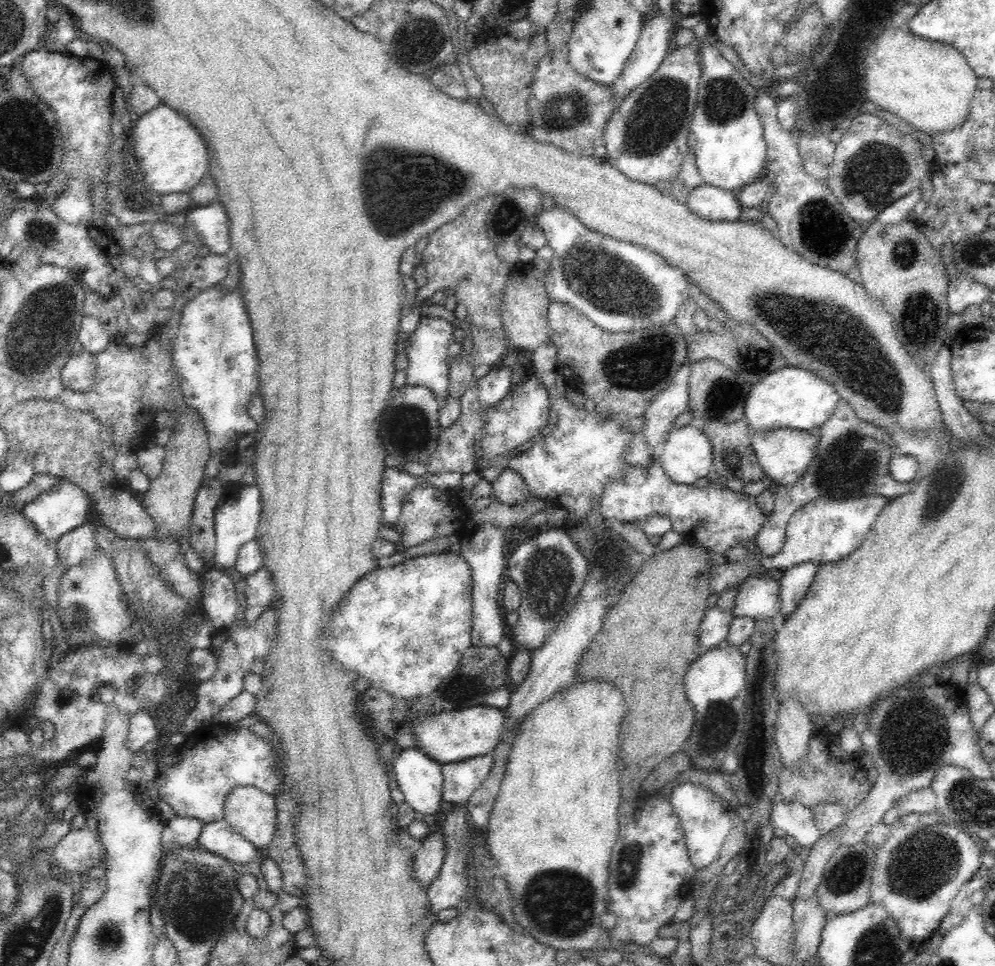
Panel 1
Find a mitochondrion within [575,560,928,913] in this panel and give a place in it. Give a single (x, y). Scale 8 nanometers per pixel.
(848, 872)

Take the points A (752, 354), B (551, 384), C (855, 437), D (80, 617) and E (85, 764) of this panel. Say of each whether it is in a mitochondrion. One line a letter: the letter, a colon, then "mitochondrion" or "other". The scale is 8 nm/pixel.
A: mitochondrion
B: other
C: mitochondrion
D: mitochondrion
E: other

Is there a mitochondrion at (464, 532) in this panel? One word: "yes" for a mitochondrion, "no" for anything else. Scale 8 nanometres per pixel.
no

